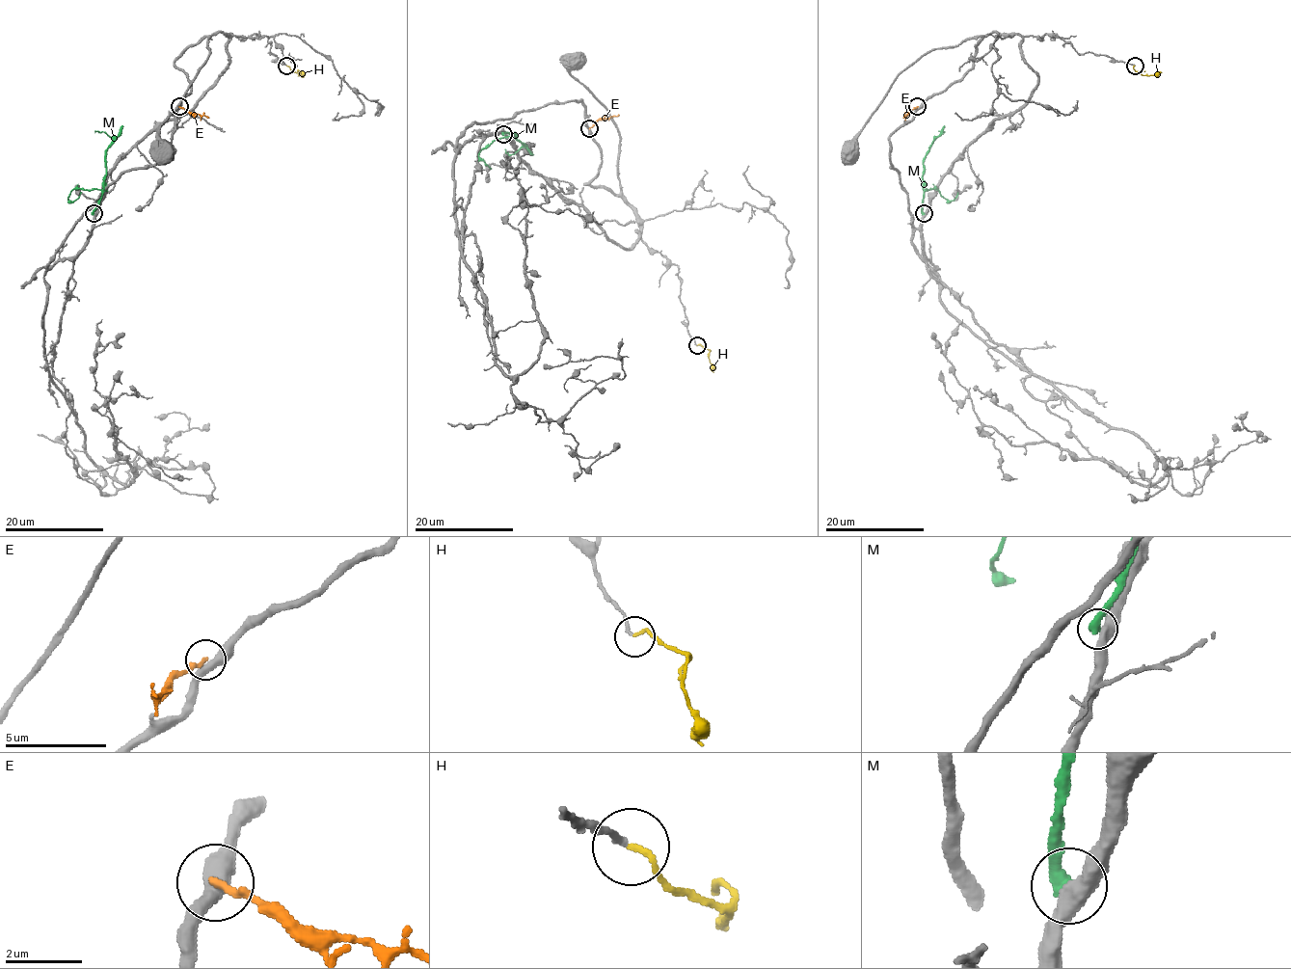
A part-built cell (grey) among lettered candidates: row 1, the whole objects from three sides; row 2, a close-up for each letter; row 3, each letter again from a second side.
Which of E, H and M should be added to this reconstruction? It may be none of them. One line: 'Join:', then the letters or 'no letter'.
Join: H

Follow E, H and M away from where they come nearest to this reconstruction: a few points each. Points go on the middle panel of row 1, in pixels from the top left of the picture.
E: (589, 128), (599, 120), (619, 114)
H: (697, 346), (701, 344), (710, 351), (709, 358), (713, 371)
M: (503, 134), (515, 134), (523, 145), (513, 154), (508, 154), (504, 149)

